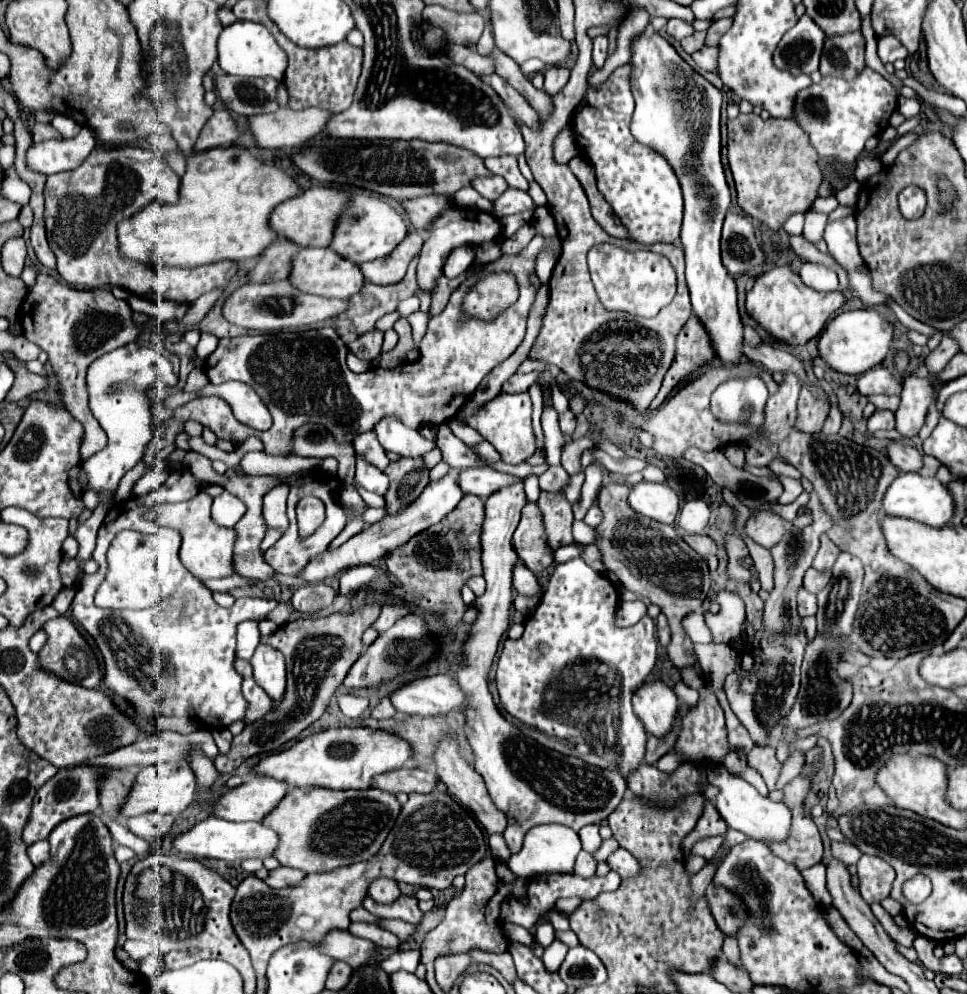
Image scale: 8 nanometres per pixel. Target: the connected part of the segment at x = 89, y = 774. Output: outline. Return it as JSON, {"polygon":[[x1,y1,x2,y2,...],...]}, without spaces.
{"polygon":[[67,767,59,769,55,777,51,777,35,795,29,821,23,829,23,841,25,845,33,845,35,841,47,839,49,833,65,819,83,815,83,813,95,813,99,811,99,791,95,789,99,783,101,767]]}

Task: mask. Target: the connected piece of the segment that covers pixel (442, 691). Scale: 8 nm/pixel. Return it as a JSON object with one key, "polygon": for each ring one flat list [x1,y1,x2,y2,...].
{"polygon":[[431,675,397,687,391,701,399,713,437,717,461,709,467,697,451,675]]}

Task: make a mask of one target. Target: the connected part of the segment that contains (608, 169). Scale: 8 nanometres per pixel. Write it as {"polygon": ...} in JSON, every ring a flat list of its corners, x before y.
{"polygon":[[629,65,617,67,599,89,587,89,571,127,581,153,595,167,597,189,627,229,627,239,643,245,675,243,683,215,681,187,671,165,653,149,639,145,629,131,633,115,629,71]]}

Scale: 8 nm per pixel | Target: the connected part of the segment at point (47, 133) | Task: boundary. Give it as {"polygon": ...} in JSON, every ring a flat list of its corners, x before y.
{"polygon":[[35,123,31,133,33,133,33,141,35,143,45,141,45,139,61,139,59,133,55,133,55,129,51,125,43,125,43,123]]}

